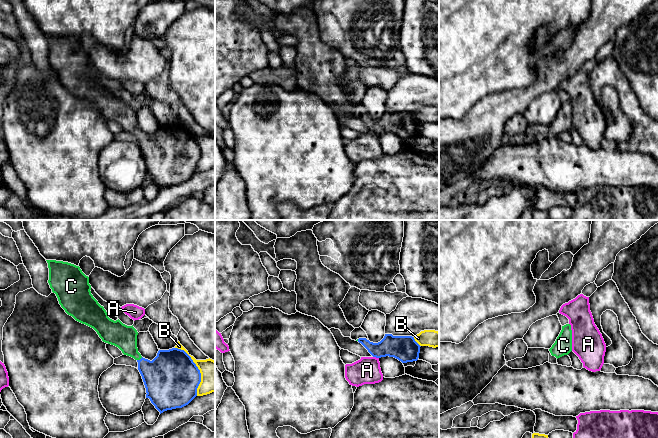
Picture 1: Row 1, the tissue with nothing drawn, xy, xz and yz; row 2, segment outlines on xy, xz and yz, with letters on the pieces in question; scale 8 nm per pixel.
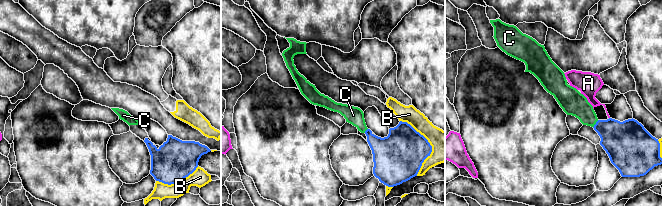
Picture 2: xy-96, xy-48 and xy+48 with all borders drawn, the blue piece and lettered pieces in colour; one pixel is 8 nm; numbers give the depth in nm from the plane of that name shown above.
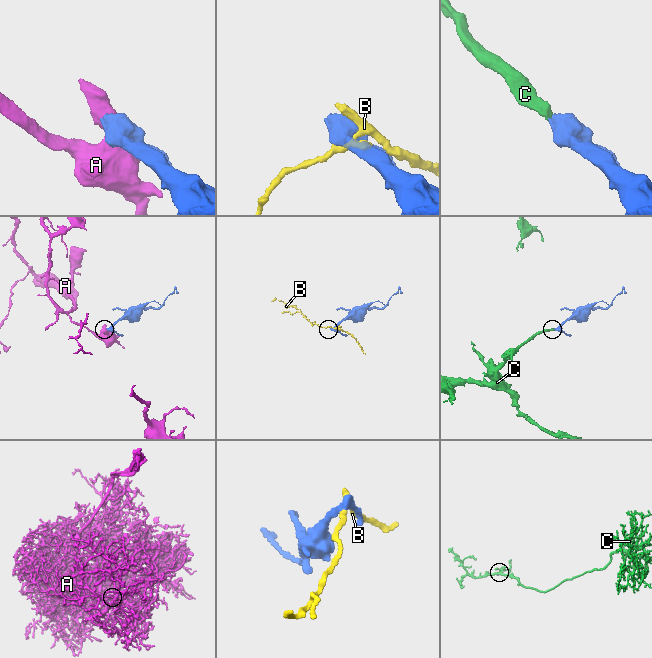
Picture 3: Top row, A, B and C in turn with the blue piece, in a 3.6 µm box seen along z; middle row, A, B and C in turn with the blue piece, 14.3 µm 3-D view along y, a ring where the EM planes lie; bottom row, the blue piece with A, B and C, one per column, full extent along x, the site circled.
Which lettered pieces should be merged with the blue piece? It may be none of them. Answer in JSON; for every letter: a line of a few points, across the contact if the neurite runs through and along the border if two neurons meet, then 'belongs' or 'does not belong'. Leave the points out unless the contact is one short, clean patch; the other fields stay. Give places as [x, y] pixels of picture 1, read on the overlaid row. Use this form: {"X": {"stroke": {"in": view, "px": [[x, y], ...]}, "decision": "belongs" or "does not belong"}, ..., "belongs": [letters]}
{"A": {"stroke": {"in": "xz", "px": [[373, 356], [378, 358]]}, "decision": "does not belong"}, "B": {"decision": "does not belong"}, "C": {"stroke": {"in": "xy", "px": [[165, 377], [155, 374], [140, 359], [129, 348], [124, 337]]}, "decision": "belongs"}, "belongs": ["C"]}

